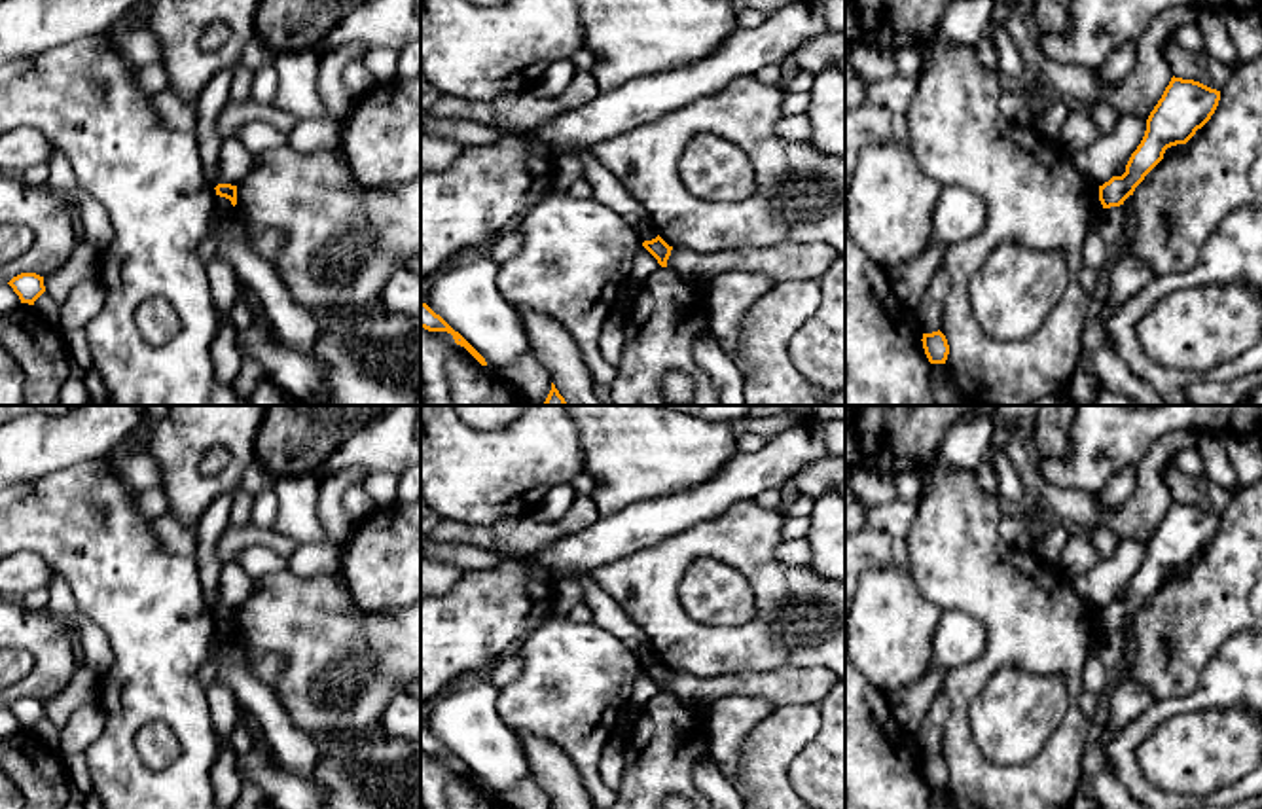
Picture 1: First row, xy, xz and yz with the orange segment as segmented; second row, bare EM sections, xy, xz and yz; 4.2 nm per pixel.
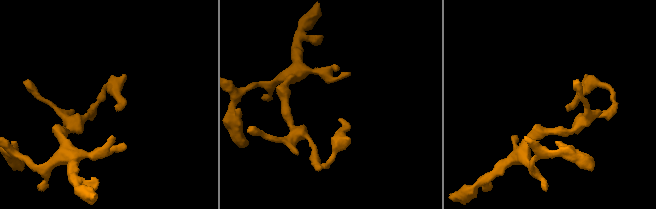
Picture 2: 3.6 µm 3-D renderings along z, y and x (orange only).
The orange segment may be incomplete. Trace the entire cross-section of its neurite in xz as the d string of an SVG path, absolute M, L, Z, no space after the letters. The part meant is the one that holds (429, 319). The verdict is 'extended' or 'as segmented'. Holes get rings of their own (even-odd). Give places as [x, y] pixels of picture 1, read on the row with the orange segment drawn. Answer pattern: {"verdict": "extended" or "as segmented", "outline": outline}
{"verdict": "as segmented", "outline": "M421 303L421 328L451 333L457 345L464 347L481 366L487 366L485 358L426 303Z"}

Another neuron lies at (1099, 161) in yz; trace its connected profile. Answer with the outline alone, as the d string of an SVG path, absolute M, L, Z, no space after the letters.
M1122 114L1110 135L1099 136L1090 148L1071 152L1076 171L1088 176L1095 186L1103 186L1116 171L1127 165L1131 153L1141 144L1146 131L1146 119Z

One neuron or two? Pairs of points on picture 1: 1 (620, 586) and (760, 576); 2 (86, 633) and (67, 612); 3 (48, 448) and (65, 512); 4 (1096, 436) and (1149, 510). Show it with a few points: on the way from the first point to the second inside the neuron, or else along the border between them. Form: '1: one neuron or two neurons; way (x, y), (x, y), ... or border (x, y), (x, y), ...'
1: one neuron; way (654, 573), (685, 546), (726, 546)
2: one neuron; way (82, 628), (72, 618)
3: two neurons; border (97, 459), (72, 463), (19, 484)
4: two neurons; border (1166, 432), (1135, 465)

